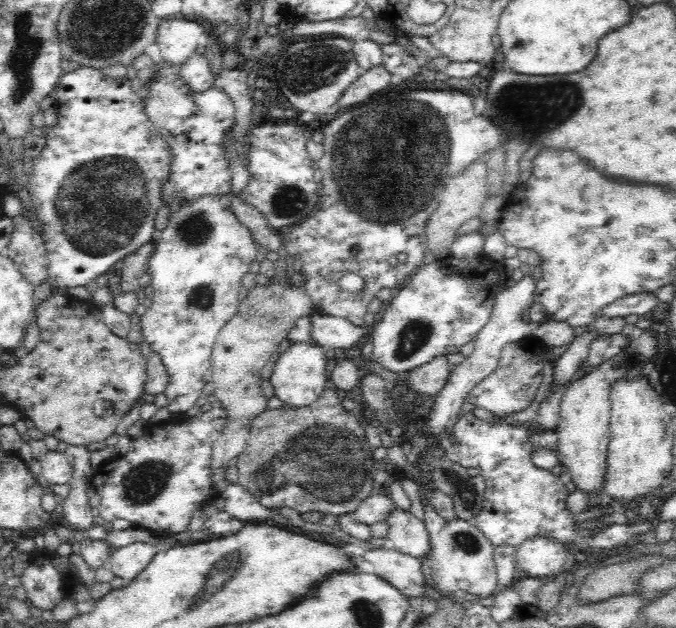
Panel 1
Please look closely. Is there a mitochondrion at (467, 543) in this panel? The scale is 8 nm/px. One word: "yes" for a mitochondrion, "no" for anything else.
yes

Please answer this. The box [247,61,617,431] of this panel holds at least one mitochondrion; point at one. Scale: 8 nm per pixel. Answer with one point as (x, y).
(360, 164)

